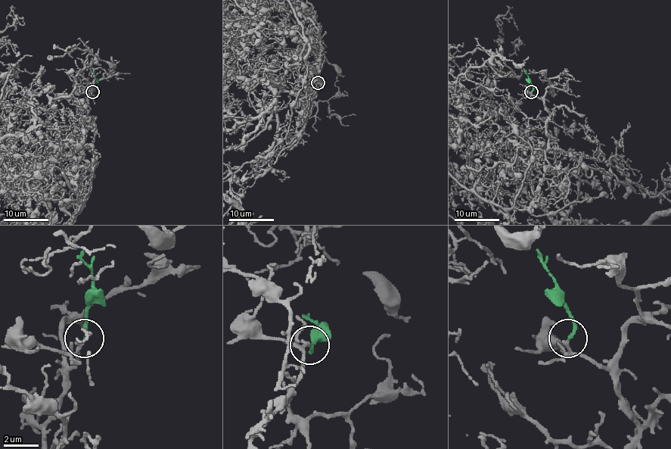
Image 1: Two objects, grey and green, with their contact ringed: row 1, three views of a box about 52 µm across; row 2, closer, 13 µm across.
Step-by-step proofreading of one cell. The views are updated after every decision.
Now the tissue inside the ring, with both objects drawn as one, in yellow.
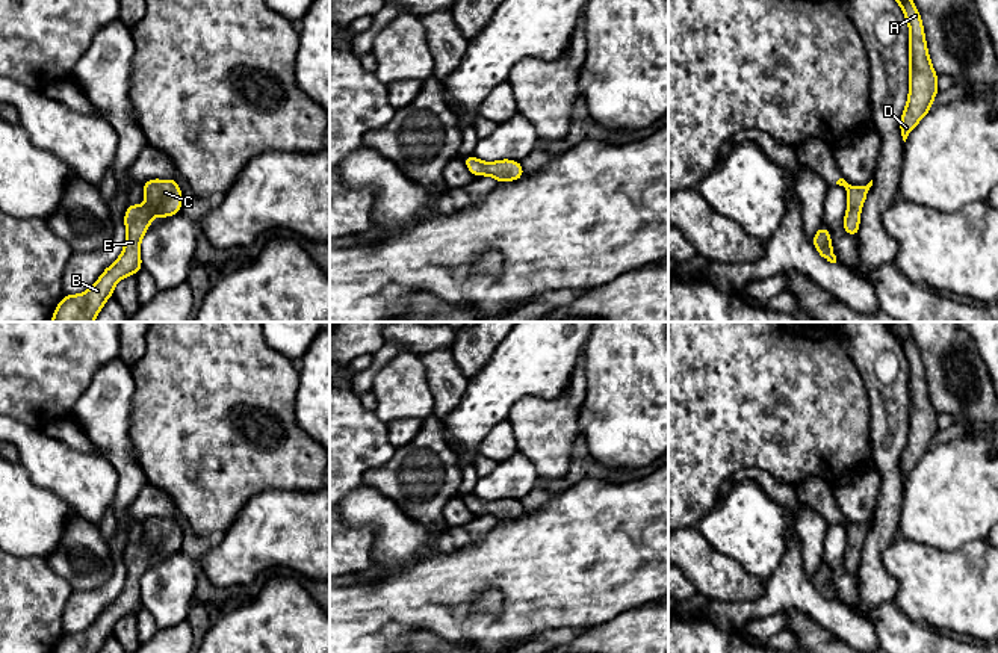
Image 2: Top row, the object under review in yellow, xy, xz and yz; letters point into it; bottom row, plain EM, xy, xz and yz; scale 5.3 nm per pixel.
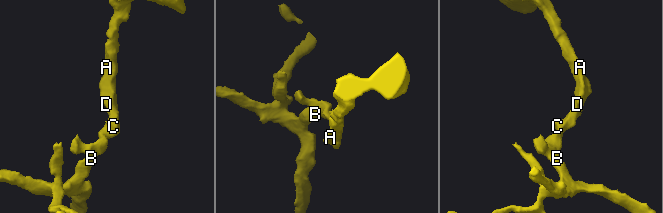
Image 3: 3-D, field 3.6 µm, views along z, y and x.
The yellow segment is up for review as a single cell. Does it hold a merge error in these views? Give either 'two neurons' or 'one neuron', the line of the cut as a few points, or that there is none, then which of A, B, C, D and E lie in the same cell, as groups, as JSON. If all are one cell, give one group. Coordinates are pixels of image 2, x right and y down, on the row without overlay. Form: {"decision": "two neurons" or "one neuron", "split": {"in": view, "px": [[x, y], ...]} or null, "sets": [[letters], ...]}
{"decision": "one neuron", "split": null, "sets": [["A", "B", "C", "D", "E"]]}

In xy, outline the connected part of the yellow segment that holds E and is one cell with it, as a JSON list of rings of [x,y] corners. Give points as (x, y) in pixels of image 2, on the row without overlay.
[[[151,517],[142,523],[142,529],[144,544],[129,543],[126,549],[127,574],[119,596],[103,609],[88,629],[79,633],[65,633],[53,653],[98,653],[106,639],[113,635],[116,621],[142,608],[141,577],[154,555],[169,556],[181,550],[181,528],[175,517]]]

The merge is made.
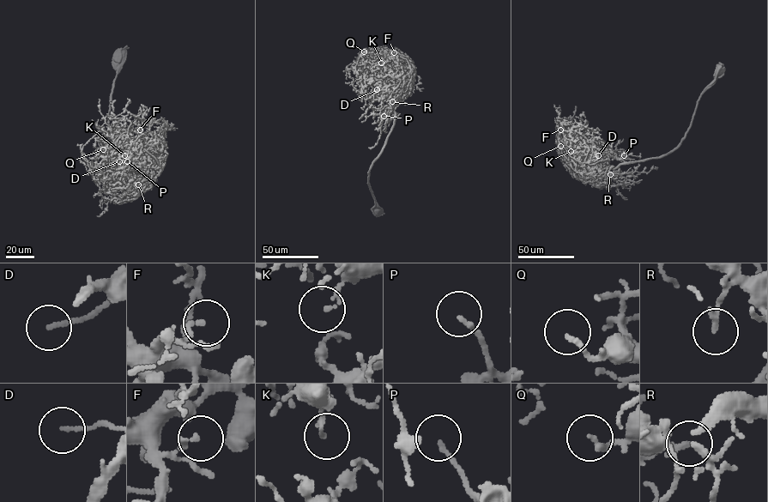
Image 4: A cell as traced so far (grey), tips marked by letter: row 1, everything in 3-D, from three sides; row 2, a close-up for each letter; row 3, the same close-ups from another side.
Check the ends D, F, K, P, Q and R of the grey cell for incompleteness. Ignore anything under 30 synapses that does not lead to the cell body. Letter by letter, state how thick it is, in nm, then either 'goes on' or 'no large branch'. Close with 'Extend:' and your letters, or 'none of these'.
D: 140 nm | goes on
F: 150 nm | no large branch
K: 80 nm | no large branch
P: 140 nm | no large branch
Q: 140 nm | no large branch
R: 190 nm | no large branch
Extend: D

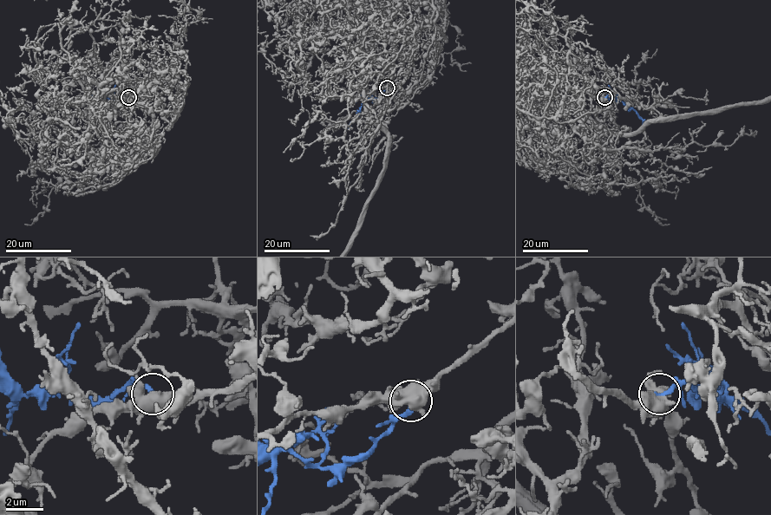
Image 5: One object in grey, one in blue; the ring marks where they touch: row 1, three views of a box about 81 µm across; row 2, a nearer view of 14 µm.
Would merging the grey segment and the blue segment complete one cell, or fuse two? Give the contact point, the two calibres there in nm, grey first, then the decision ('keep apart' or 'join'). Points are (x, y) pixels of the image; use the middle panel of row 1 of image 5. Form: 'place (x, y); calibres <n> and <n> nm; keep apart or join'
place (387, 88); calibres 500 and 280 nm; join

